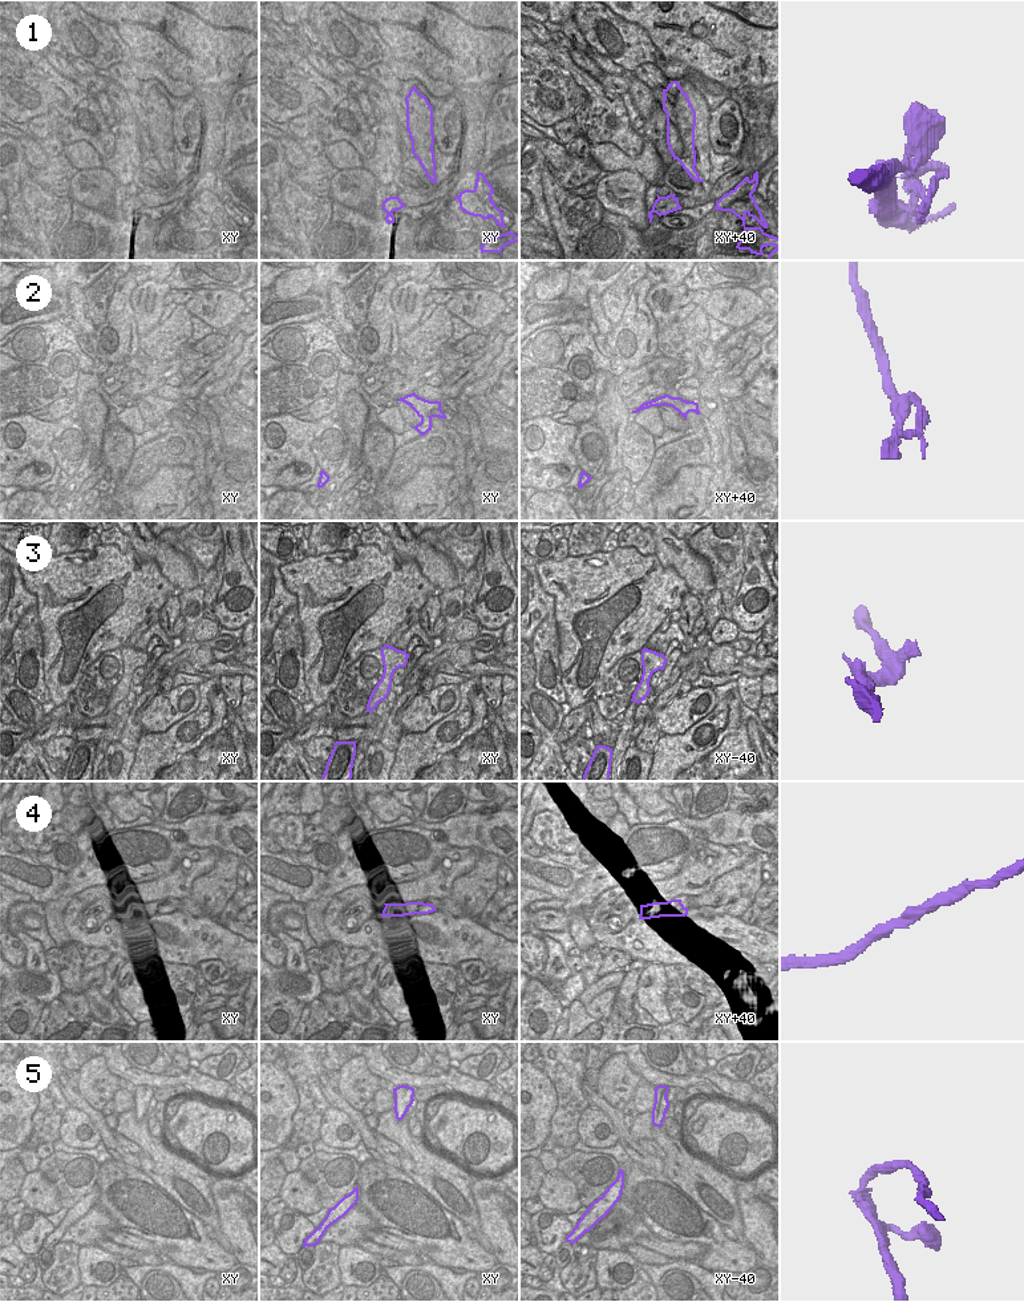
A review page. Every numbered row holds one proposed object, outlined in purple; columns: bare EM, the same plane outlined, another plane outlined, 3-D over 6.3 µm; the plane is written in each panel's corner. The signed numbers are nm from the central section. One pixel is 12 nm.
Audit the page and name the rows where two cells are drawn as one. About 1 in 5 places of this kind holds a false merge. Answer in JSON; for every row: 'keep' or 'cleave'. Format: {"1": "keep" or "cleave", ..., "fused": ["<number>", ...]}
{"1": "keep", "2": "cleave", "3": "keep", "4": "keep", "5": "cleave", "fused": ["2", "5"]}

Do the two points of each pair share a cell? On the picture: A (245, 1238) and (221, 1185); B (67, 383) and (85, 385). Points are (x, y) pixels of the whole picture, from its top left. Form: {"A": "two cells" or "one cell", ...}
{"A": "one cell", "B": "two cells"}

